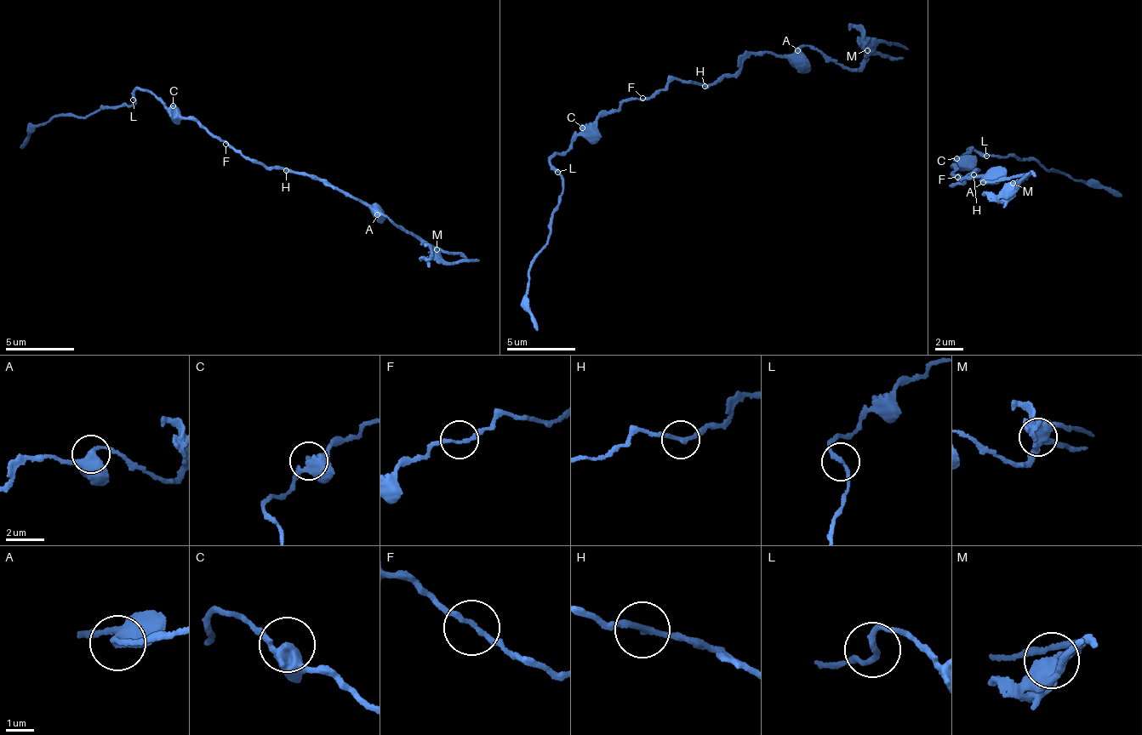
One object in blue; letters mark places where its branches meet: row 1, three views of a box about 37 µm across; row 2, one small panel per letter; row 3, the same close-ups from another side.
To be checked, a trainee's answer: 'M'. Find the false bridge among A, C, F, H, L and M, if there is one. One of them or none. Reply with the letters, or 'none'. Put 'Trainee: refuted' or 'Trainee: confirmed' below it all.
M
Trainee: confirmed

